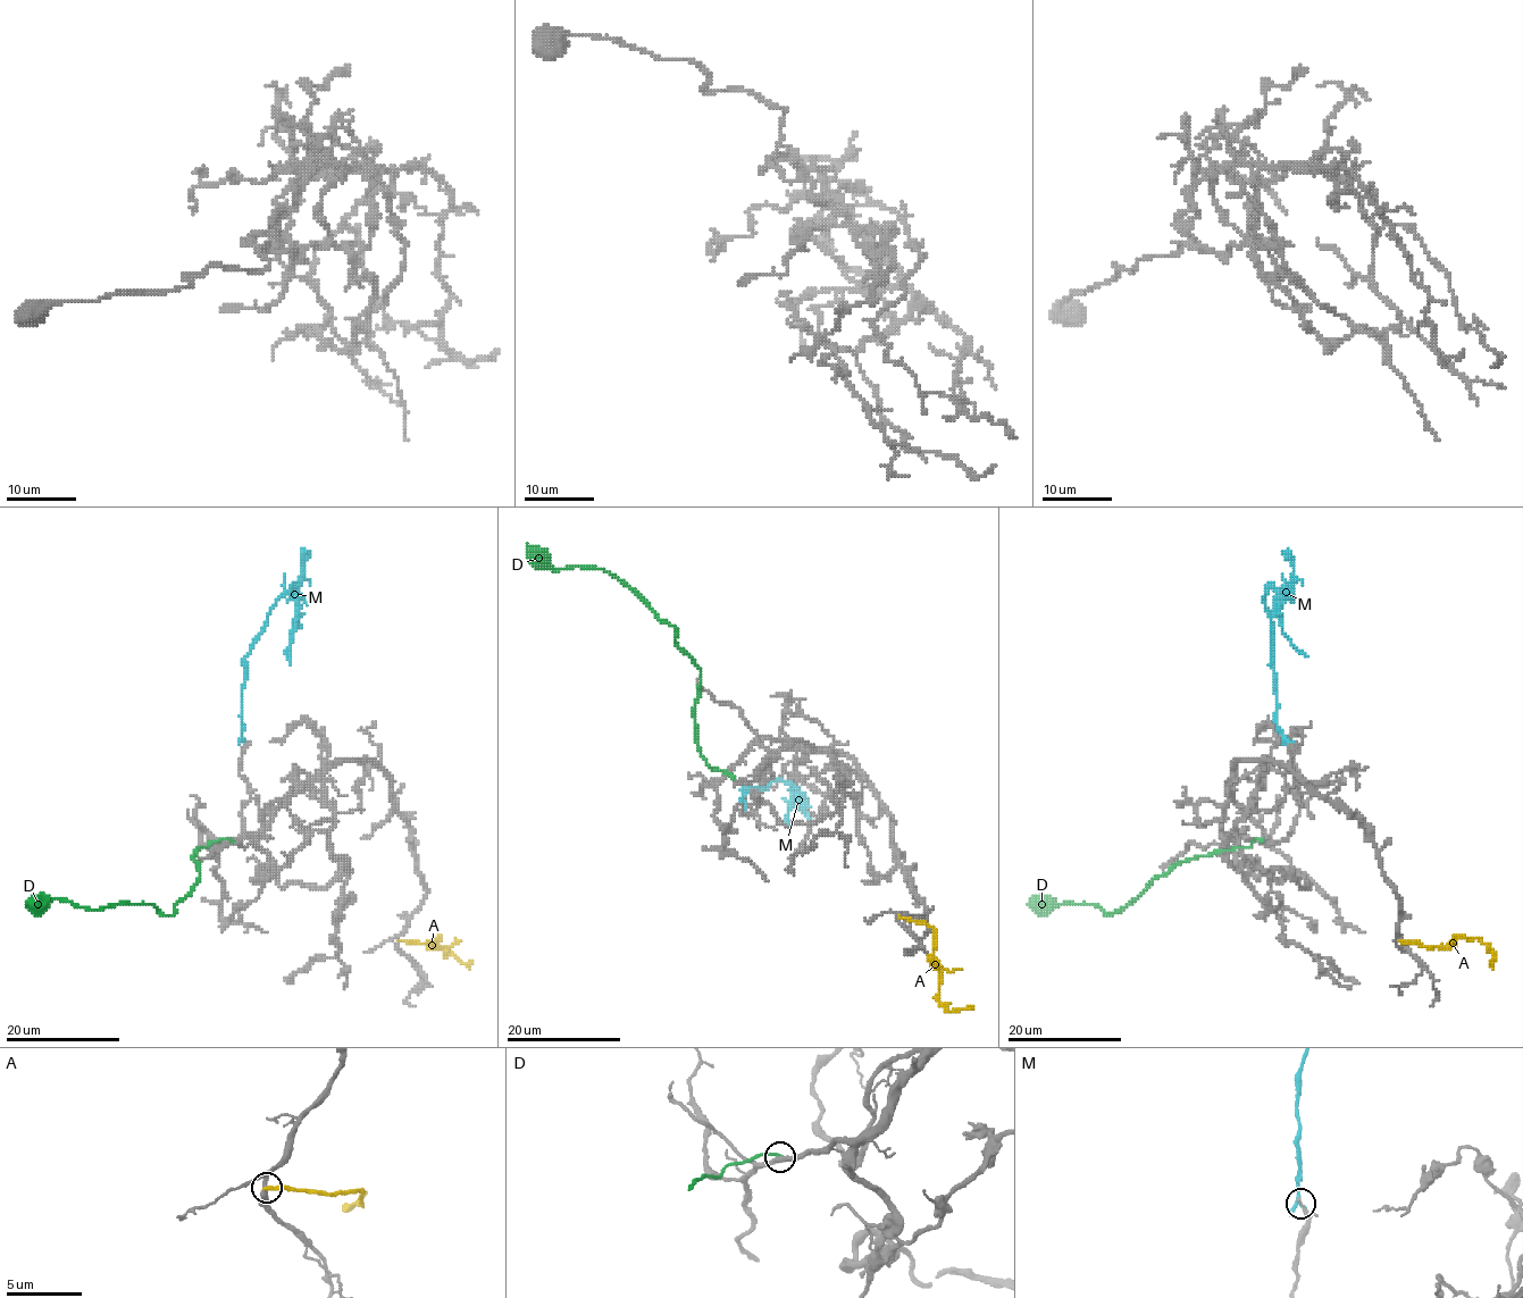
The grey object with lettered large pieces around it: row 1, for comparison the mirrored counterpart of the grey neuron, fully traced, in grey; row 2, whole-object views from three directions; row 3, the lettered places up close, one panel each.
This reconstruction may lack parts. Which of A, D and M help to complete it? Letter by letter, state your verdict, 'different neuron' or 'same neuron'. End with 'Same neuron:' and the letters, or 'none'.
A: different neuron
D: different neuron
M: different neuron
Same neuron: none

